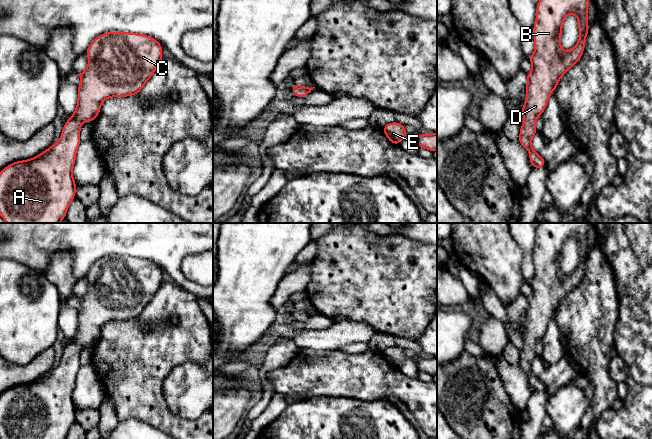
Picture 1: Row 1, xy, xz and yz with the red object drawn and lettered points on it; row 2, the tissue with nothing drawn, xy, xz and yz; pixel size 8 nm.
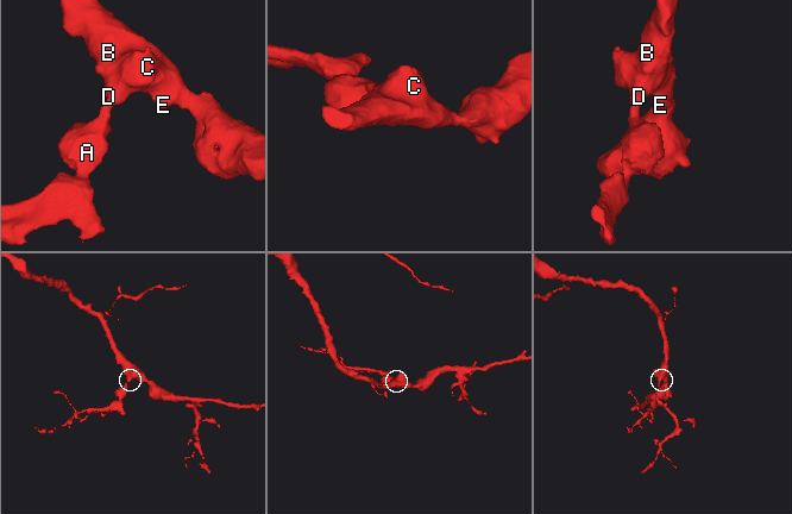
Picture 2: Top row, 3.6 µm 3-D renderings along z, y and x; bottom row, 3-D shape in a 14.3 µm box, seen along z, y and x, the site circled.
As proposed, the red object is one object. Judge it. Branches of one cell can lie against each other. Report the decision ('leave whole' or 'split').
leave whole

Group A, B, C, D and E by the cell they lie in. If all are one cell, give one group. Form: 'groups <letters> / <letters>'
groups A B C D E

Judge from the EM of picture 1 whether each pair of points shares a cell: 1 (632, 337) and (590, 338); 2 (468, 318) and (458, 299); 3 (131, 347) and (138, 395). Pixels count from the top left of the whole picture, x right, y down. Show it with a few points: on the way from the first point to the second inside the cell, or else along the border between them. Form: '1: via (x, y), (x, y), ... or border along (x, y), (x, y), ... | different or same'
1: border along (618, 314), (614, 340), (611, 343) | different
2: border along (458, 307), (447, 309) | different
3: via (132, 359), (134, 383) | same

